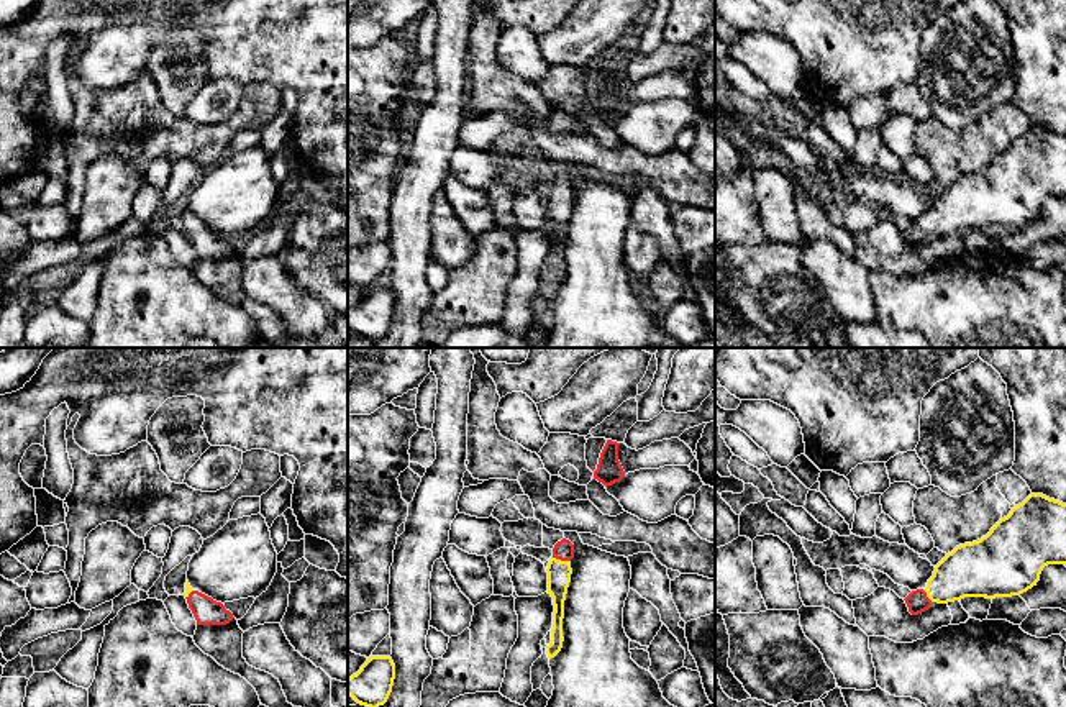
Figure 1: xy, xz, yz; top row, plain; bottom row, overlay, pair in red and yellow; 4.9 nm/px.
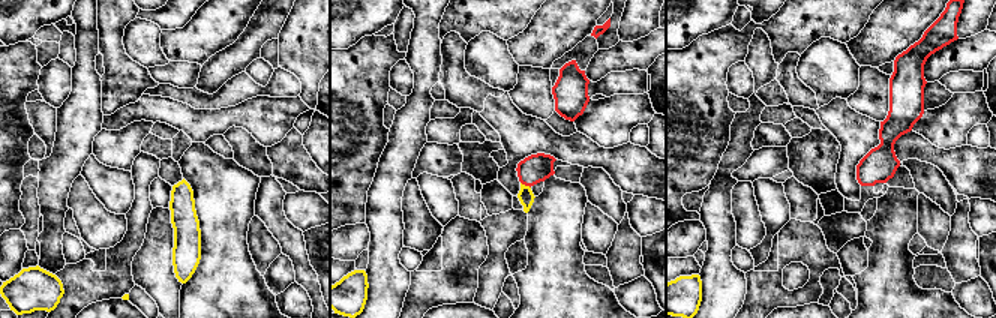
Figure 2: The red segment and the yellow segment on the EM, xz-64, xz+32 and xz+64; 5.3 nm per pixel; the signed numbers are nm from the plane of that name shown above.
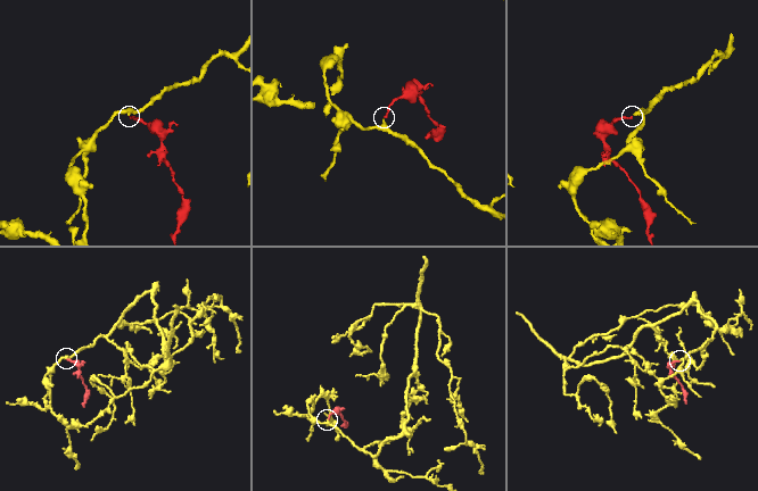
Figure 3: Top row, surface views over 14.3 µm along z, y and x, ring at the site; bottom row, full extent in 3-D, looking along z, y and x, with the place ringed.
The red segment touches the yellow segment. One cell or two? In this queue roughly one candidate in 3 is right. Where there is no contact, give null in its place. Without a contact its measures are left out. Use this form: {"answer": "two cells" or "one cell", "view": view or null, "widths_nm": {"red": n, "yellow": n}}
{"answer": "one cell", "view": "xz", "widths_nm": {"red": 100, "yellow": 110}}

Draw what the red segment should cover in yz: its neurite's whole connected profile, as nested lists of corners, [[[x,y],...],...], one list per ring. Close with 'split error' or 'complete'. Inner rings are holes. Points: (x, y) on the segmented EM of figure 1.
[[[1030,494],[986,536],[948,553],[927,587],[904,600],[918,615],[933,602],[1020,595],[1036,586],[1048,564],[1066,564],[1066,504]]]; split error

